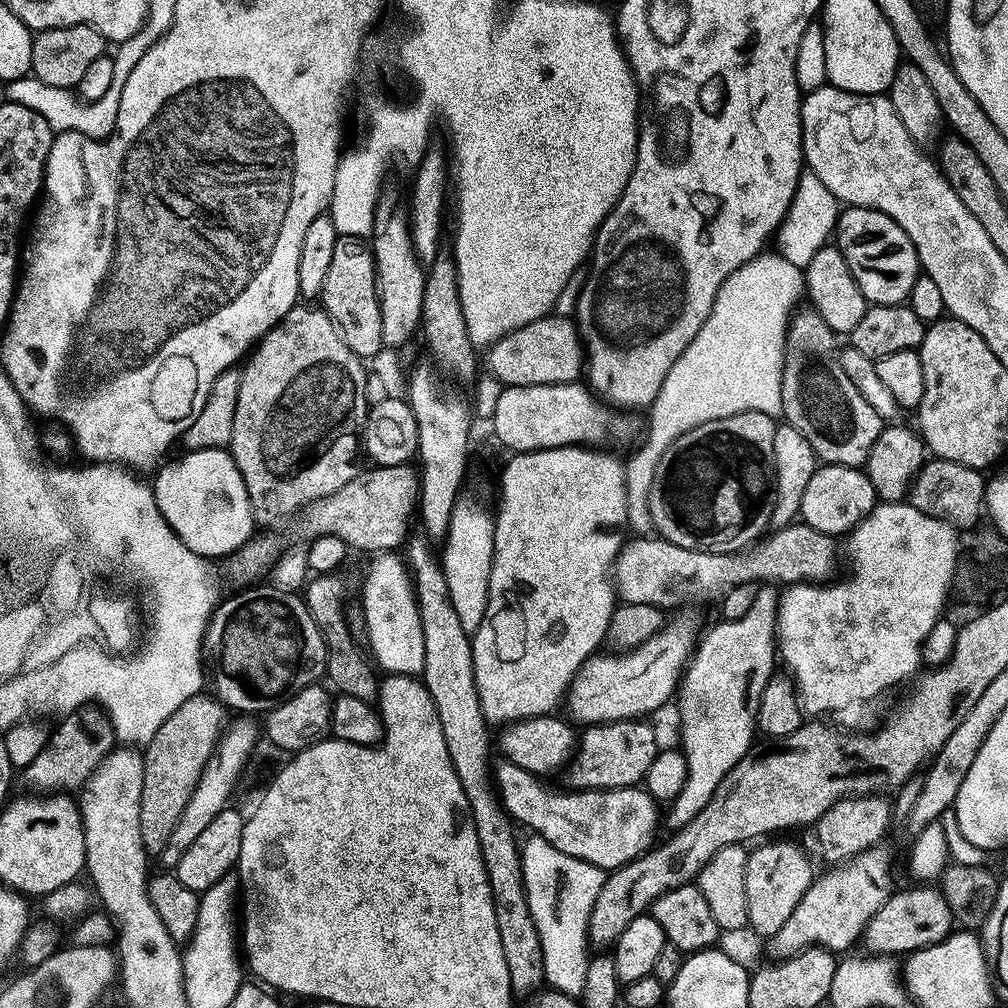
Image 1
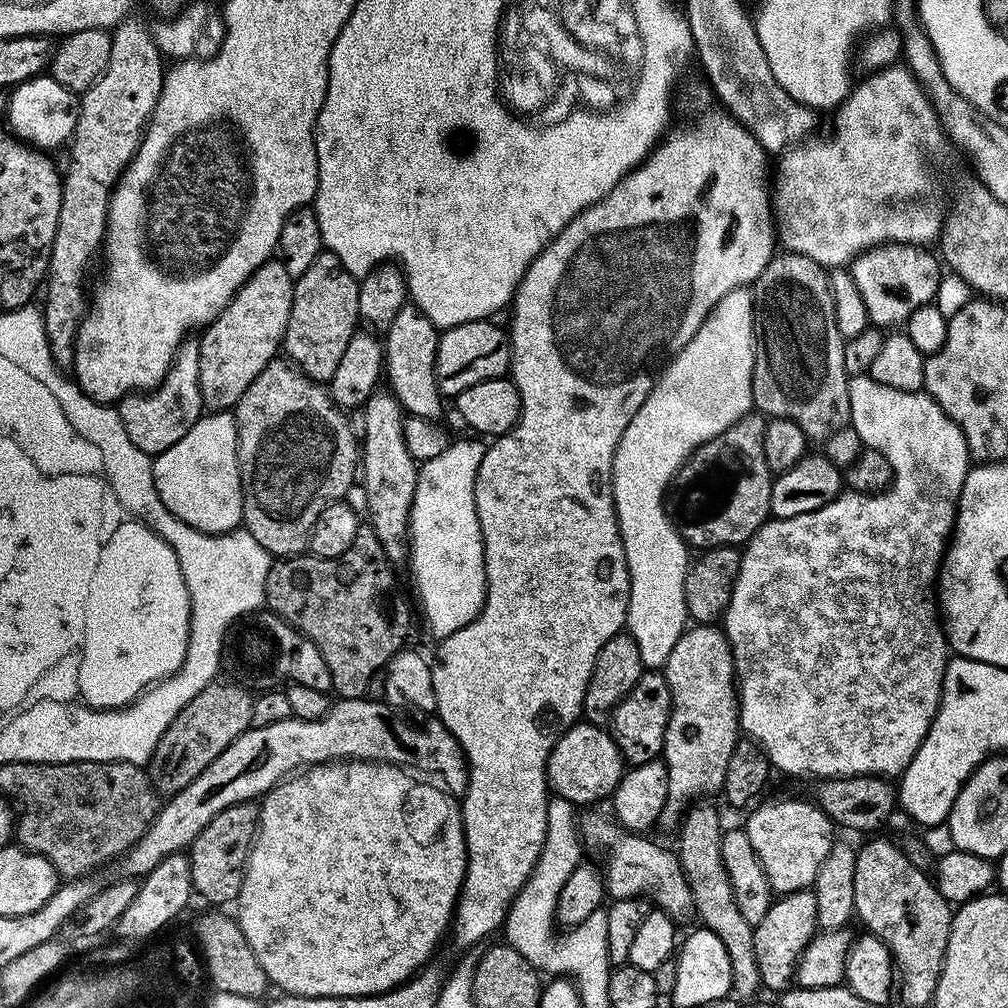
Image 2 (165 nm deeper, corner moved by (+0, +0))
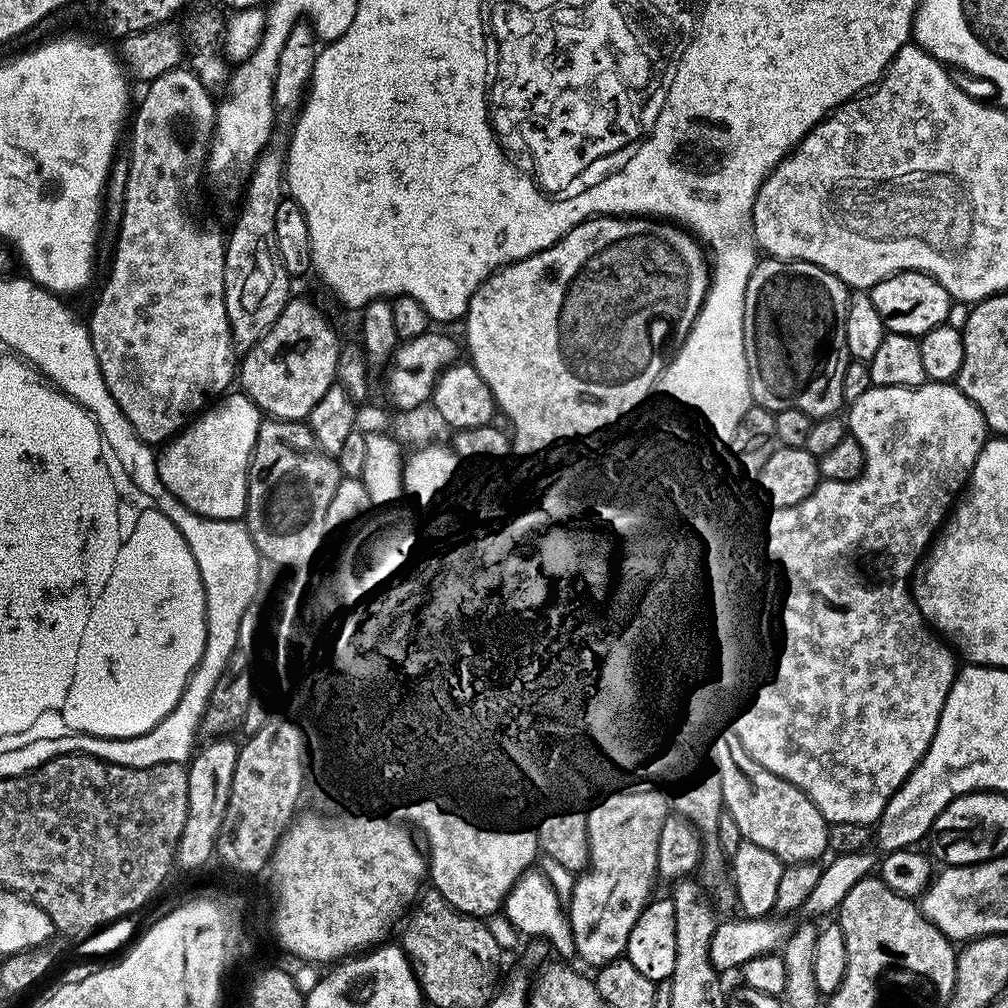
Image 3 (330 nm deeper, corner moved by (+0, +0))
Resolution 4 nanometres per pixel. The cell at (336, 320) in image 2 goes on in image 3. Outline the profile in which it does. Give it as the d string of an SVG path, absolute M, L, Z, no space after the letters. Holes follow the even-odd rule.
M289 299L288 304L278 314L278 322L270 326L270 330L251 349L243 353L238 364L238 388L245 396L249 396L265 417L283 421L307 421L310 410L322 402L322 394L330 390L336 383L336 367L342 349L340 336L332 329L330 321L316 304L308 300Z

